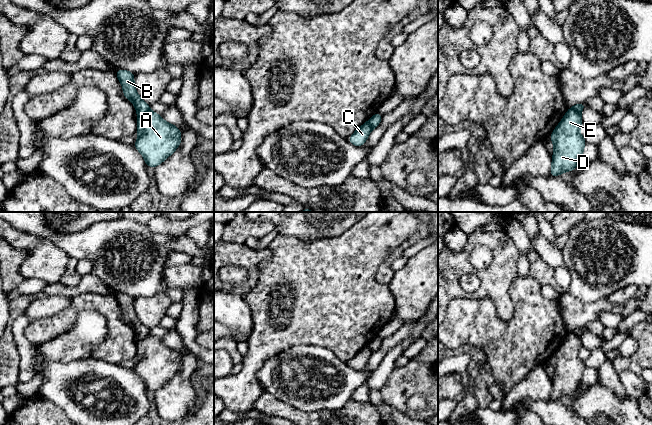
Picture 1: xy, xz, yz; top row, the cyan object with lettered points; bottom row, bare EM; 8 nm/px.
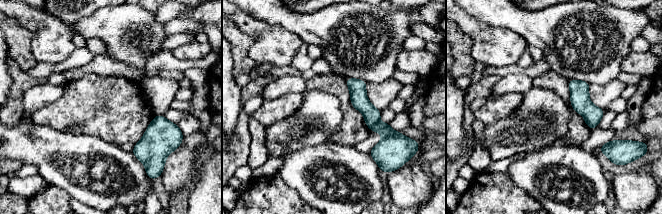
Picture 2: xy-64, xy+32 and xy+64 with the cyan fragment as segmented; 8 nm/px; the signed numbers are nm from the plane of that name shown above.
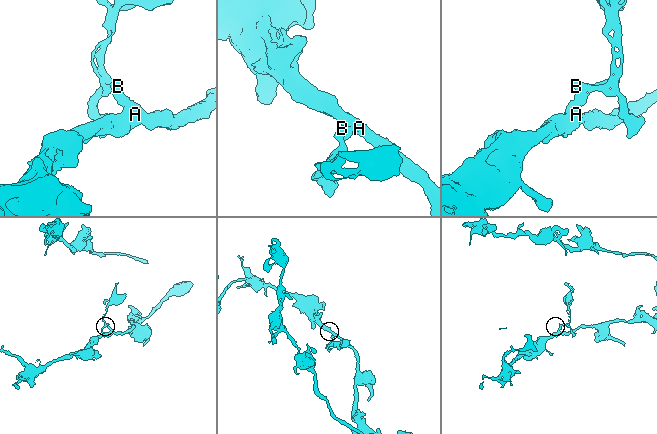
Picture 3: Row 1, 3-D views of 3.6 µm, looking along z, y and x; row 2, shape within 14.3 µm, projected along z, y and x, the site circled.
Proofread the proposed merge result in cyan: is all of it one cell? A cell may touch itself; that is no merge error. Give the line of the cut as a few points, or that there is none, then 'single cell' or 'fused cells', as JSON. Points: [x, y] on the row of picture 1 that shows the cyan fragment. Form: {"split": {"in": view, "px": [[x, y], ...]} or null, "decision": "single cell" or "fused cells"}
{"split": {"in": "xy", "px": [[148, 109], [138, 119]]}, "decision": "fused cells"}

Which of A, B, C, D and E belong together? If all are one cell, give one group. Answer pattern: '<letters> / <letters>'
A D E / B C

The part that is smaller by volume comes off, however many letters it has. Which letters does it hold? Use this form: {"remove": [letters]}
{"remove": ["B", "C"]}

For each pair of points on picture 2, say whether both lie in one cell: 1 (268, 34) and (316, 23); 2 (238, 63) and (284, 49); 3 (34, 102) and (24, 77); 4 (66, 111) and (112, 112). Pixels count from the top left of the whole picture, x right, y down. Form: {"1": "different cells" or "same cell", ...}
{"1": "different cells", "2": "different cells", "3": "different cells", "4": "same cell"}

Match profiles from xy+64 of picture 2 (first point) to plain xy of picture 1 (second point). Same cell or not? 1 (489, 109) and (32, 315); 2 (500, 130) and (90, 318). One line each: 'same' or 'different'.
1: different
2: same

